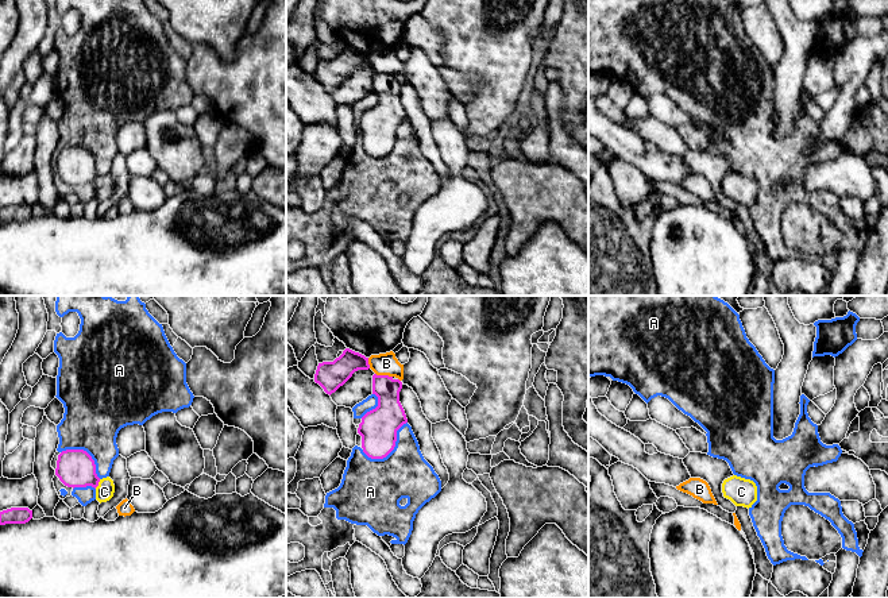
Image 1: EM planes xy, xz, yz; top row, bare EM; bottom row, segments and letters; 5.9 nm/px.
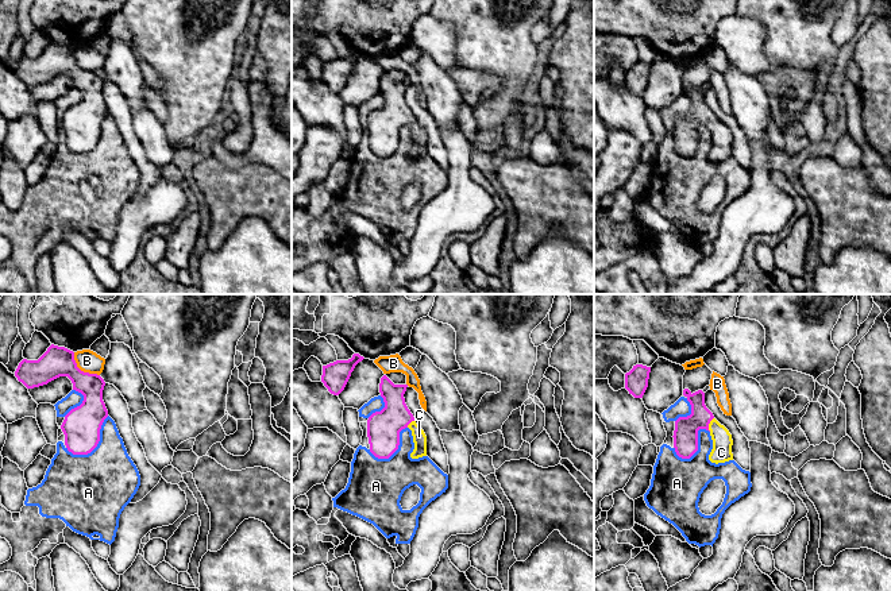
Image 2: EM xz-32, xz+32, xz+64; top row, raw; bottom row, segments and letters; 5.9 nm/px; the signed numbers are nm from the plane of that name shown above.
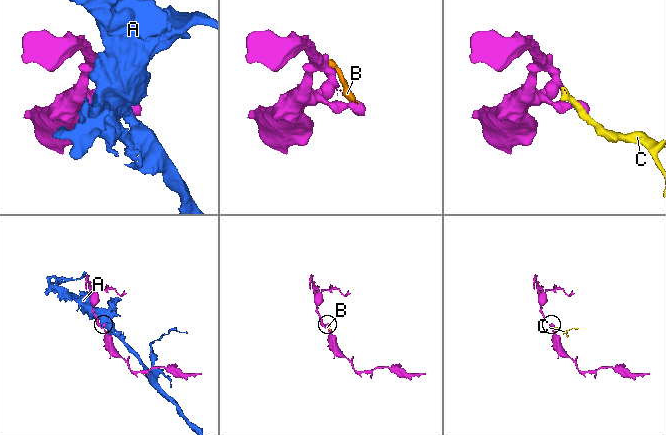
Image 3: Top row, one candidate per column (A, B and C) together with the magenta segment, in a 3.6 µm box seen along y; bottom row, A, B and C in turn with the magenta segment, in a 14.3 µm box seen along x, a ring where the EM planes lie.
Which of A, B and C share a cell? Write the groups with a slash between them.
A / B / C

